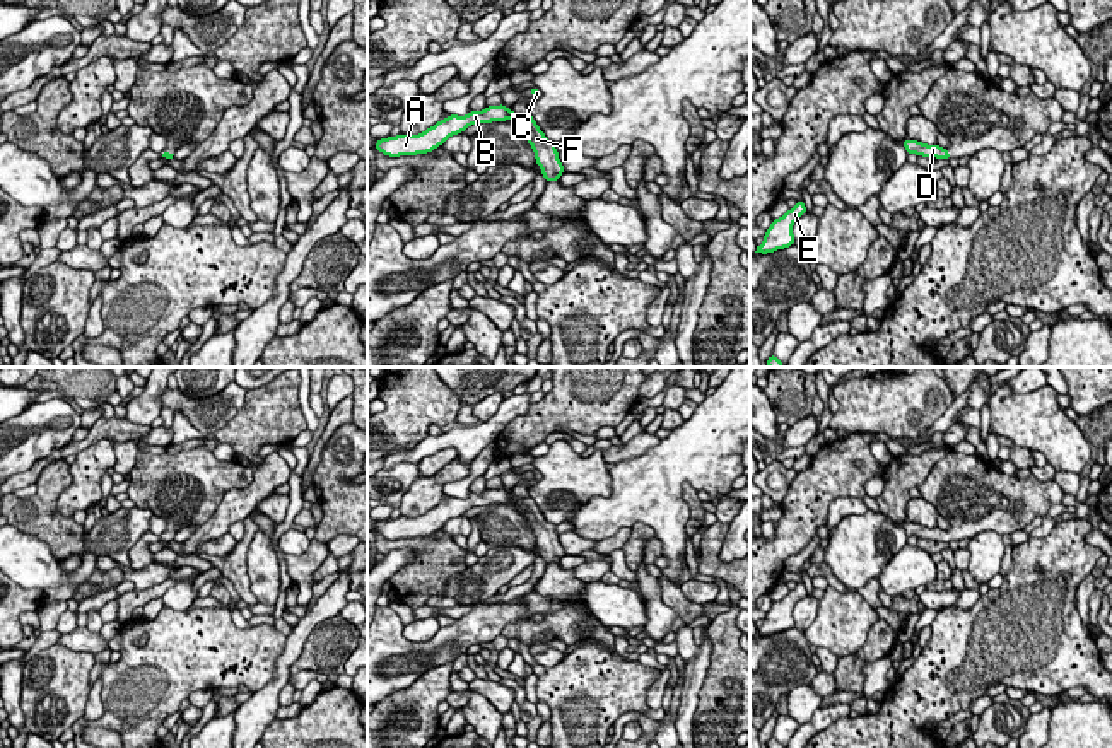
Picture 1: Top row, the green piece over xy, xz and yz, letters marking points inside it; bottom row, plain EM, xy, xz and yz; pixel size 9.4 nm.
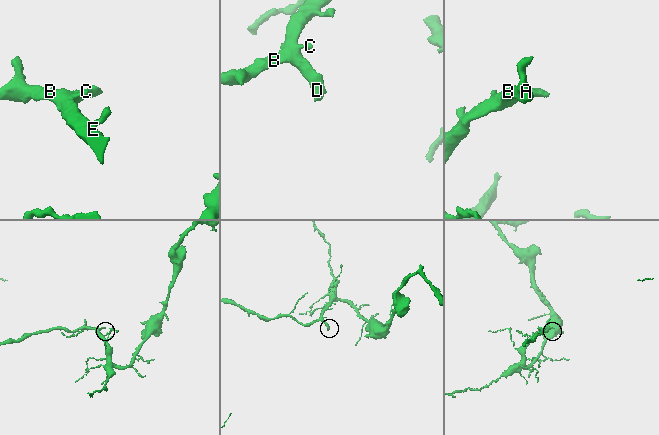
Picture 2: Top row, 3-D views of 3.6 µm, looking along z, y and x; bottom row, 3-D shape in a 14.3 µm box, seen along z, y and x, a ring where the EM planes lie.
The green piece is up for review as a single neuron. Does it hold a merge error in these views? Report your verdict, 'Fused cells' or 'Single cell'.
Single cell

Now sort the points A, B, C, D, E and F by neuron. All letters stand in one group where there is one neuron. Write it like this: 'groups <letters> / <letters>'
groups A B C D E F

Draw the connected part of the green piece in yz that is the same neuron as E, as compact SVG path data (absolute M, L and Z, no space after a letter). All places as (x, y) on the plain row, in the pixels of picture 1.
M798 582L796 587L789 591L781 601L772 603L770 610L765 613L762 627L757 628L755 635L767 637L793 628L793 608L805 596L806 587L803 582Z

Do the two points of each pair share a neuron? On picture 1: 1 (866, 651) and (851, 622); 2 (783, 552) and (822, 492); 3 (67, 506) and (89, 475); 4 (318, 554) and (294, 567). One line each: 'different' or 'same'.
1: different
2: same
3: same
4: same

